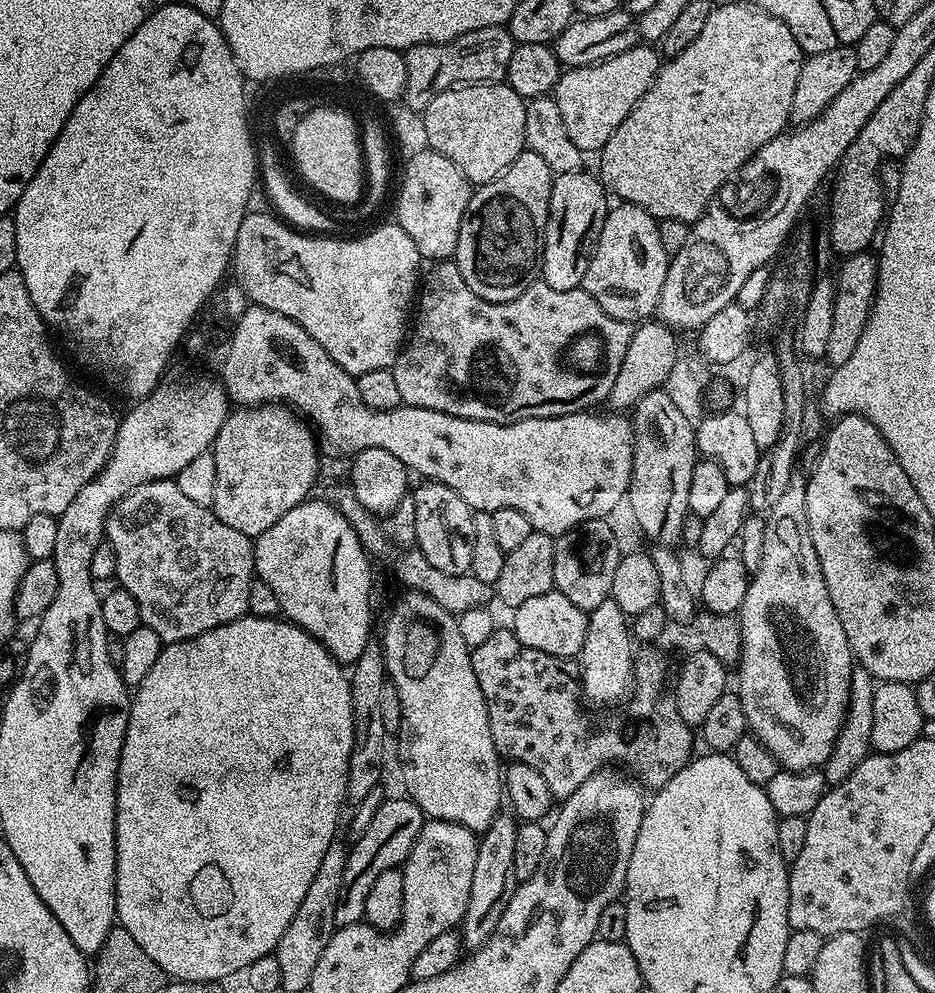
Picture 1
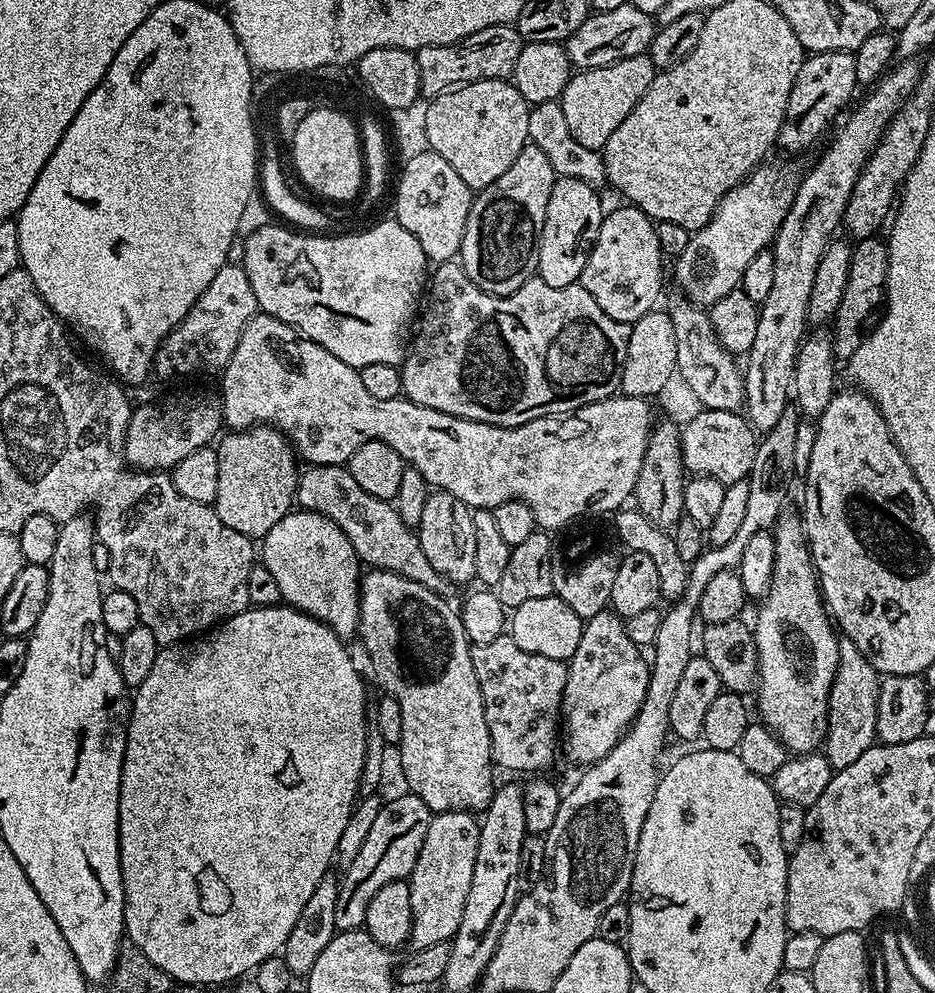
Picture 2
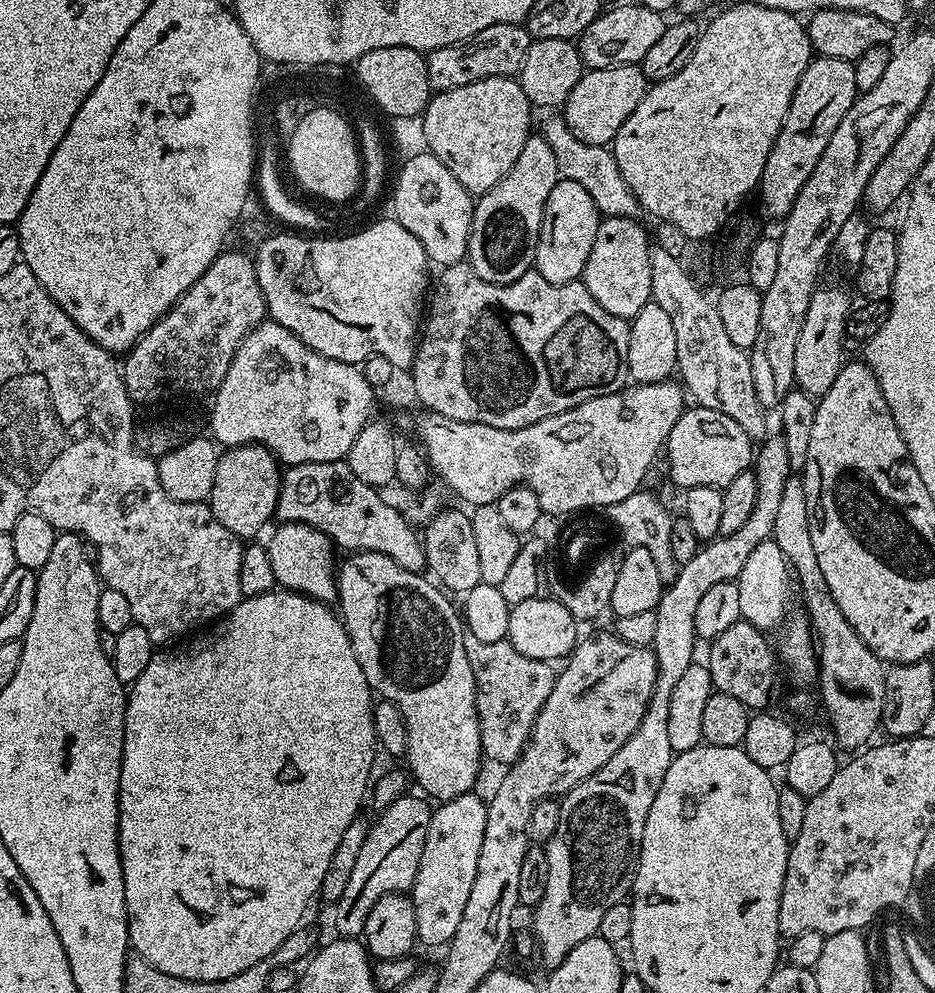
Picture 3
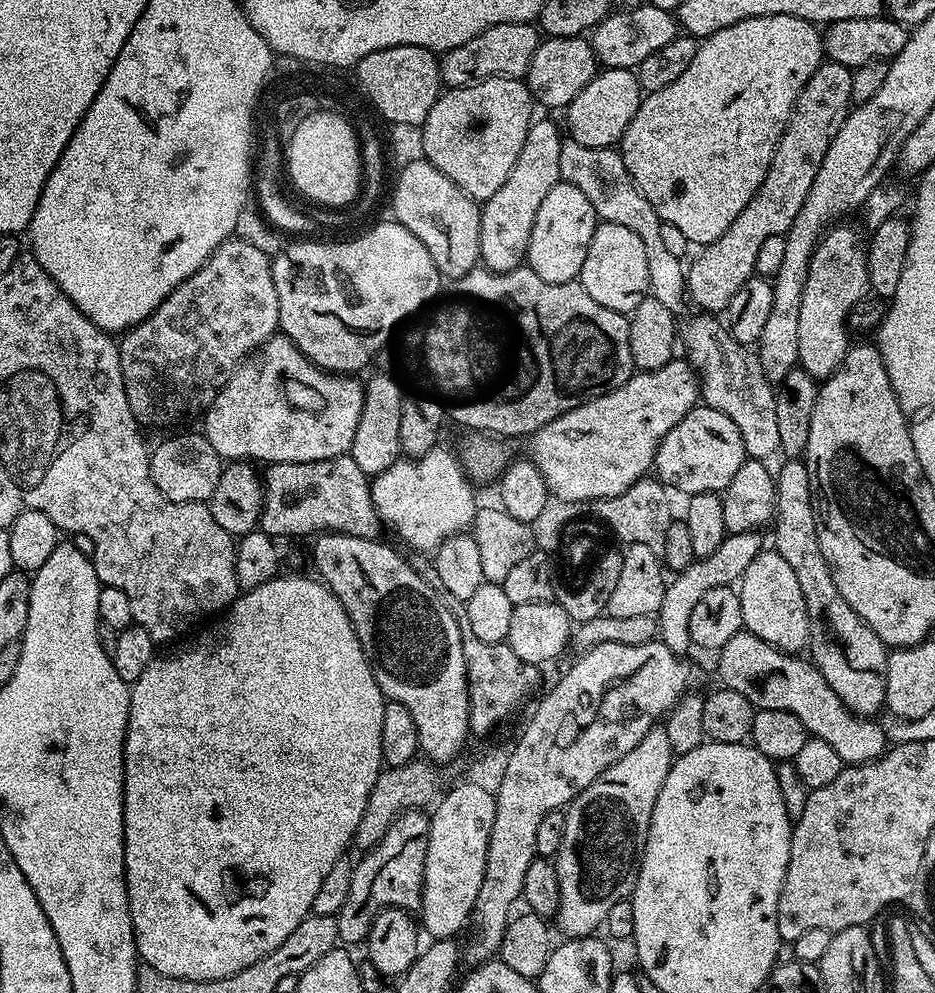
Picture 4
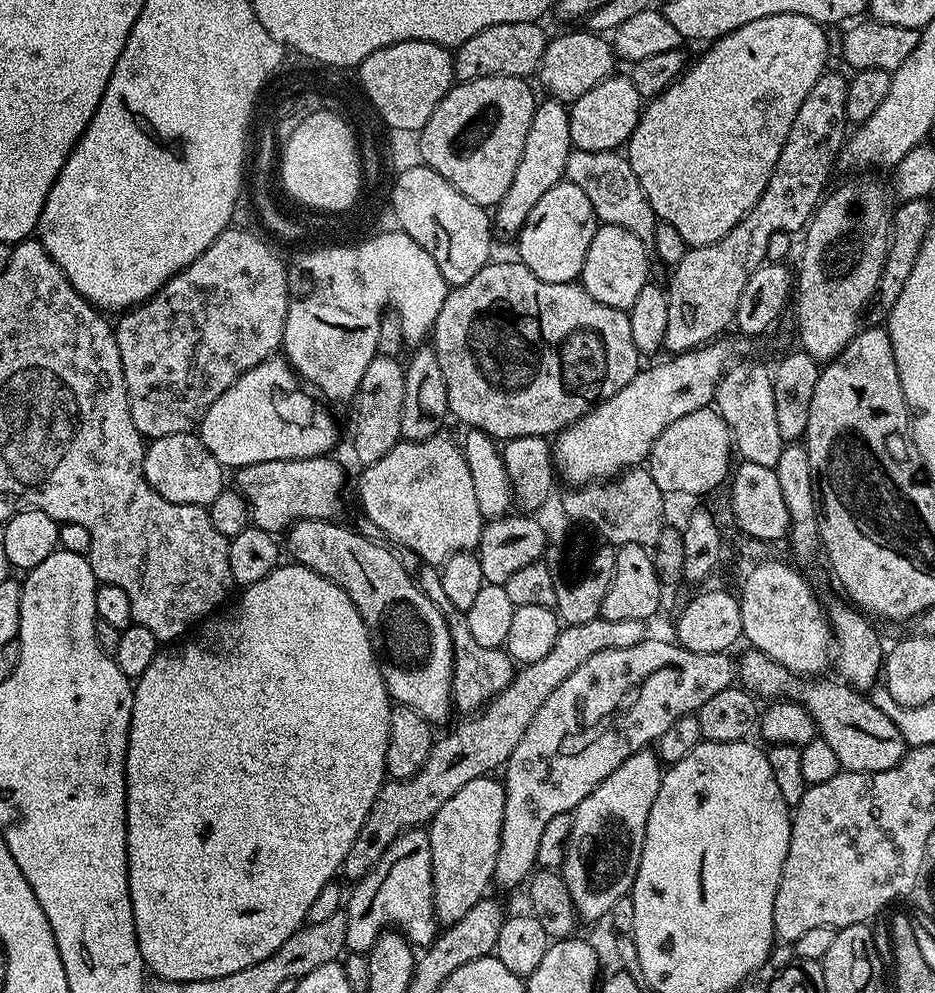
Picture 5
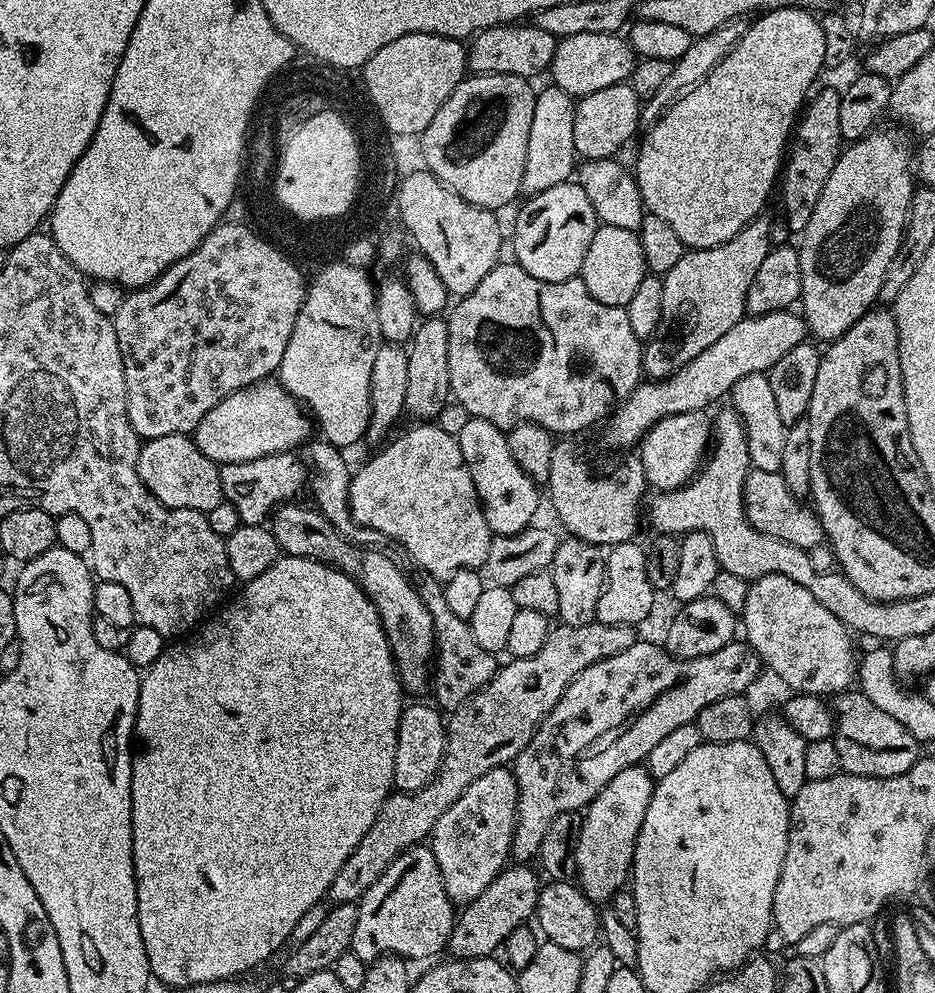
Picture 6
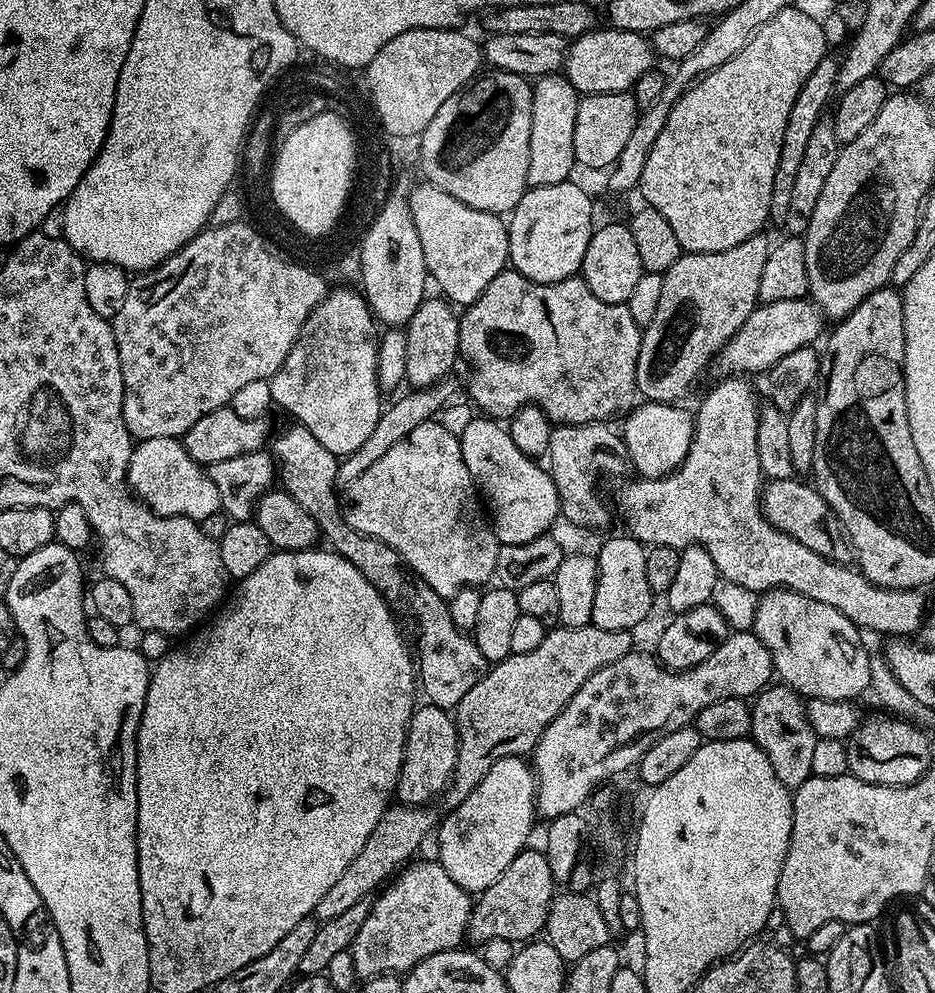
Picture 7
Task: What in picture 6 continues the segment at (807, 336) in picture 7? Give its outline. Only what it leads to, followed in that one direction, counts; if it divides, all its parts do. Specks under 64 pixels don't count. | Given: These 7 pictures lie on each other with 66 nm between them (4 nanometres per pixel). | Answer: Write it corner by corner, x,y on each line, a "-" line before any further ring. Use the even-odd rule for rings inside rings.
796,310
771,312
761,316
745,315
714,346
706,346
698,358
682,366
675,374
659,382
641,382
630,393
628,399
613,411
607,421
608,440
616,450
631,449
639,445
646,433
657,424
663,416
699,412
711,409
715,400
720,400
731,393
738,378
763,372
767,374
775,363
786,358
799,344
805,343
809,335
808,326
803,315

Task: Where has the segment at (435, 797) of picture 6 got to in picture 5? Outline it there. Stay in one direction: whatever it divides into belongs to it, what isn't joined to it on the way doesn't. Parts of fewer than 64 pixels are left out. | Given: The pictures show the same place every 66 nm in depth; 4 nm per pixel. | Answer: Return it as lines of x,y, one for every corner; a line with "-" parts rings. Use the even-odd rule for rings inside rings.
597,618
581,624
564,624
554,646
550,646
550,654
538,658
538,662
523,665
494,699
479,712
464,718
456,732
446,733
441,740
439,737
418,774
409,780
389,779
384,783
378,798
374,798
374,806
370,806
370,814
366,814
366,822
362,822
362,830
358,830
358,838
354,838
350,846
350,854
346,854
342,876
349,882
361,880
382,858
394,838
407,829
427,825
434,814
442,810
446,798
454,798
466,782
474,782
474,778
495,773
496,767
507,765
514,746
522,742
522,734
526,734
526,726
534,722
534,714
538,714
542,702
546,702
586,658
602,650
626,650
626,646
638,646
646,639
649,639
647,623
634,618
623,622

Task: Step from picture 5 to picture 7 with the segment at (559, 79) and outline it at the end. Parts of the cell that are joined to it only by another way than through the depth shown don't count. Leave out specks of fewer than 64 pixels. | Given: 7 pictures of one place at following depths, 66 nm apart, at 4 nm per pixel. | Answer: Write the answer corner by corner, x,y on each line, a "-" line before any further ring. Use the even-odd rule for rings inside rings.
600,26
595,32
588,32
569,43
568,57
562,72
576,91
586,96
627,92
634,88
644,74
654,68
652,60
654,61
654,49
647,35

